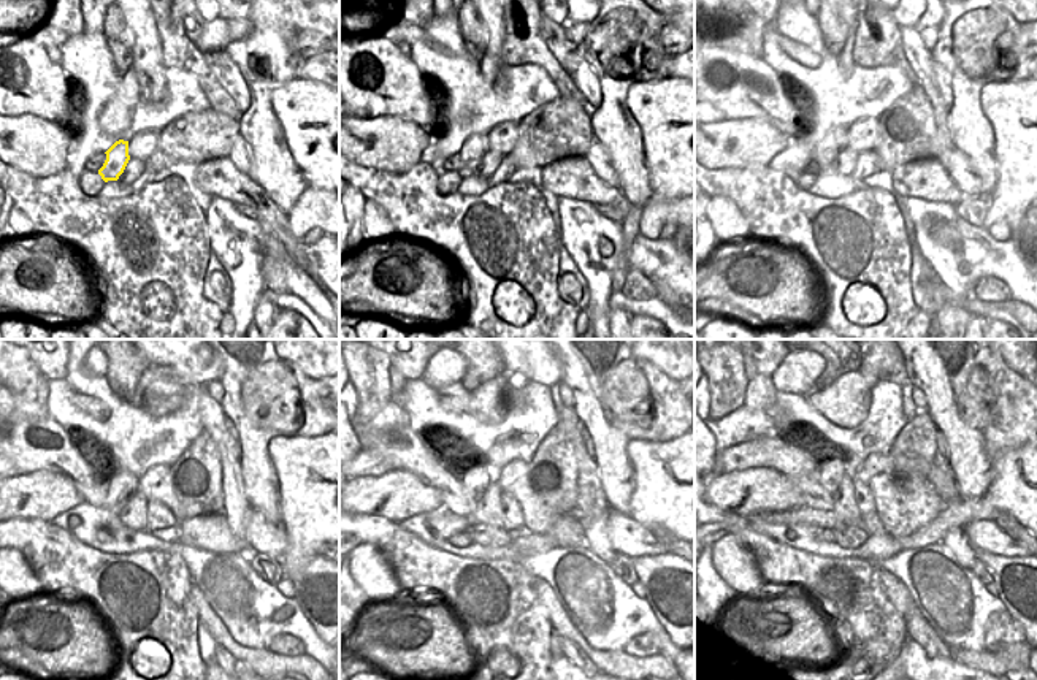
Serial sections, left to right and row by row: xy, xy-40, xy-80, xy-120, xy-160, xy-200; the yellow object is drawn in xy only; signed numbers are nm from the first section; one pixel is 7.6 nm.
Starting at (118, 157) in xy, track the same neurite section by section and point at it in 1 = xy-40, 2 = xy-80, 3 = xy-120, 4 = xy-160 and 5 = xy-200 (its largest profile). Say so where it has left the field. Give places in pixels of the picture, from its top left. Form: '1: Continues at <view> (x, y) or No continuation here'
1: Continues at xy-40 (476, 146)
2: Continues at xy-80 (828, 149)
3: Continues at xy-120 (122, 487)
4: Continues at xy-160 (476, 479)
5: Continues at xy-200 (831, 469)

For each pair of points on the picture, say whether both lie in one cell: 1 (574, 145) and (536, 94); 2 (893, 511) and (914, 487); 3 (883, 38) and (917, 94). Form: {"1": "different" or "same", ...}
{"1": "different", "2": "same", "3": "different"}

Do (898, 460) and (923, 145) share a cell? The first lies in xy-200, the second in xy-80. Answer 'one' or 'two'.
one

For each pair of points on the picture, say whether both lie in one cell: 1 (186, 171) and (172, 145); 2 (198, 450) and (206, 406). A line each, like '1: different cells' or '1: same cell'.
1: different cells
2: different cells

